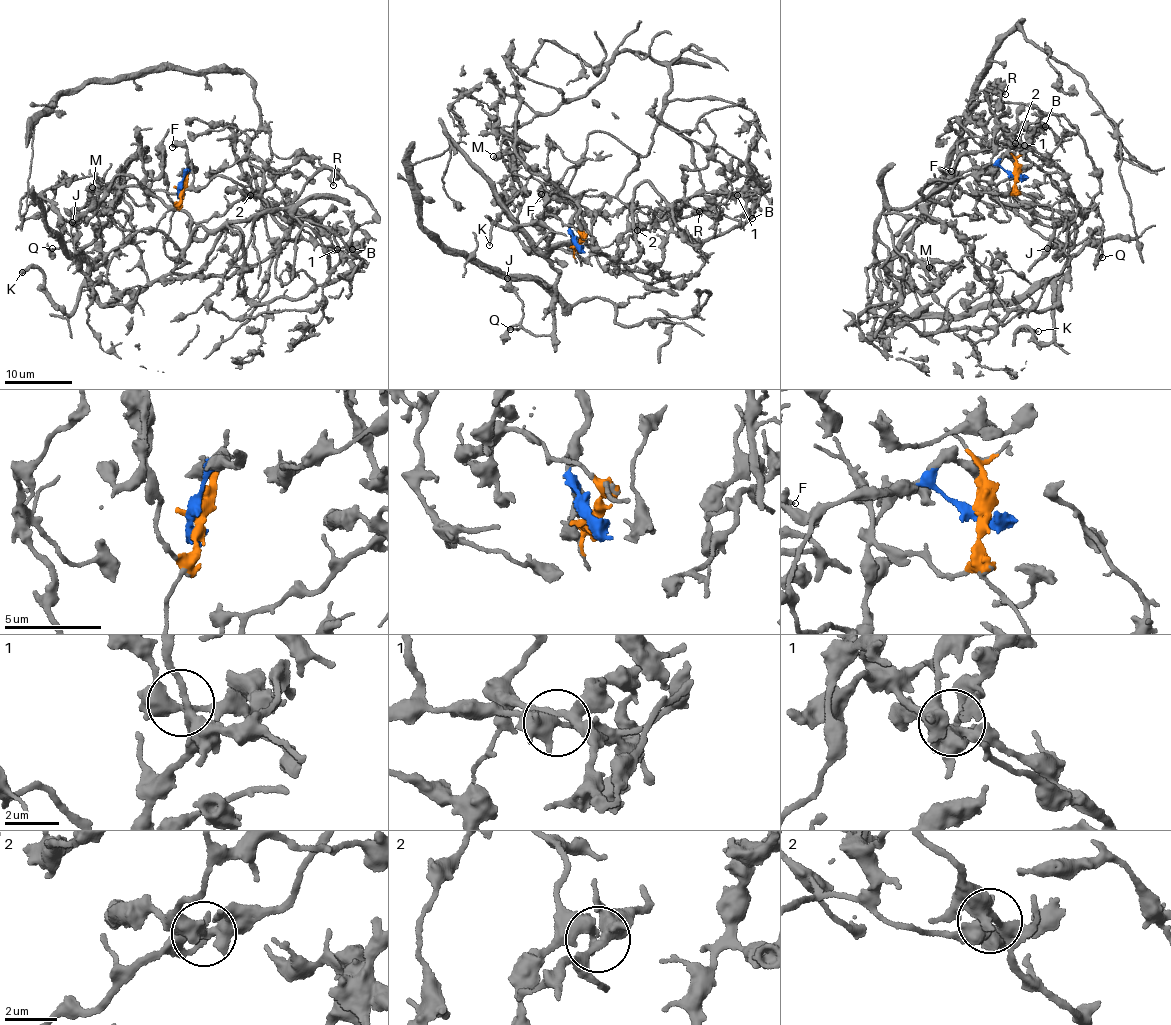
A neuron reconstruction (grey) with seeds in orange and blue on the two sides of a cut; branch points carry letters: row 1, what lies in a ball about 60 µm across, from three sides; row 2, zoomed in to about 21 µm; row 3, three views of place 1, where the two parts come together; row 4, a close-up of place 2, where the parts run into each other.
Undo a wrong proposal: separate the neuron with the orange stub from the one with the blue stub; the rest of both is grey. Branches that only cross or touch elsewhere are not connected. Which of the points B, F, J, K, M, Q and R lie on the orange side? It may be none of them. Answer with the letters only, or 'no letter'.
J, K, Q, R

